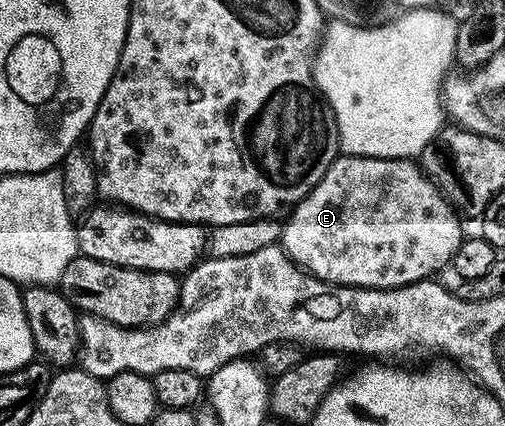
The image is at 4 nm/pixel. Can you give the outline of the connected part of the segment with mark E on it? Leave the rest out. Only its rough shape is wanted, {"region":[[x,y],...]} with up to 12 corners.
{"region":[[340,154],[283,252],[337,287],[438,276],[460,216],[411,159]]}

